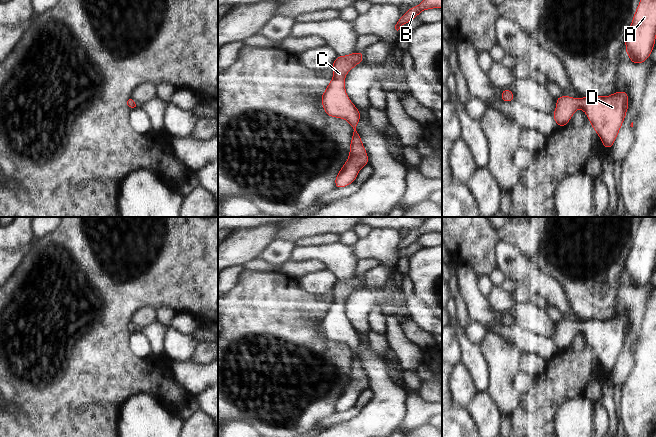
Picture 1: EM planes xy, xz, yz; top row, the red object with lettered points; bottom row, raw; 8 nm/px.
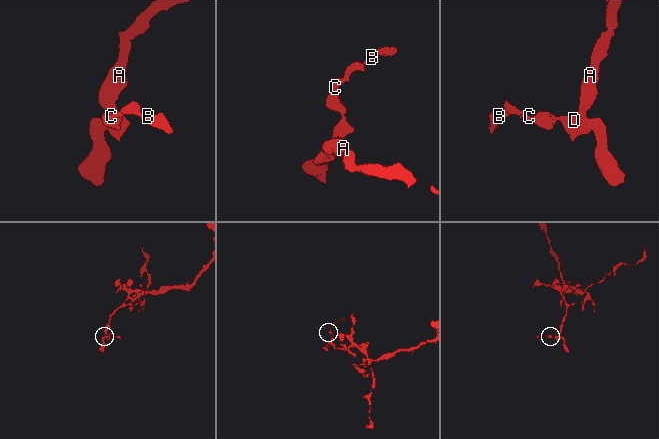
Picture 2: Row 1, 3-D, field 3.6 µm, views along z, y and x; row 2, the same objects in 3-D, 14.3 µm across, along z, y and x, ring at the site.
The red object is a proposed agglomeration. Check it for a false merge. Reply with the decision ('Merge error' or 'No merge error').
No merge error.

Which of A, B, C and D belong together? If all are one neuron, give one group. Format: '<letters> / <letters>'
A B C D

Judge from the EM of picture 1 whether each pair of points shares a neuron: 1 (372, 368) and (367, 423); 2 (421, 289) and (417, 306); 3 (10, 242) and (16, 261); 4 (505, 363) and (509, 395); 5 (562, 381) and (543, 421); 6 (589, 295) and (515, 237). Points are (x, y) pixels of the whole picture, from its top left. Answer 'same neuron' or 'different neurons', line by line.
1: same neuron
2: different neurons
3: different neurons
4: same neuron
5: same neuron
6: same neuron

